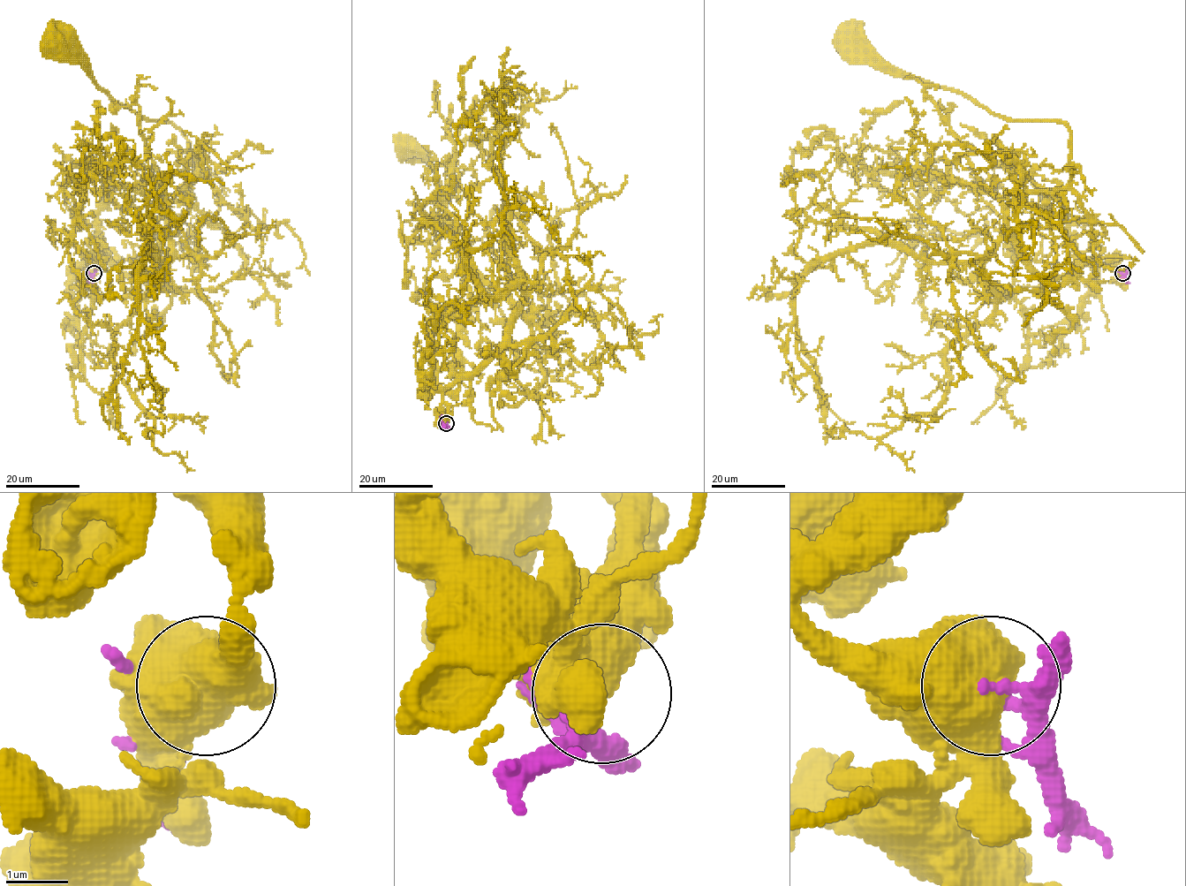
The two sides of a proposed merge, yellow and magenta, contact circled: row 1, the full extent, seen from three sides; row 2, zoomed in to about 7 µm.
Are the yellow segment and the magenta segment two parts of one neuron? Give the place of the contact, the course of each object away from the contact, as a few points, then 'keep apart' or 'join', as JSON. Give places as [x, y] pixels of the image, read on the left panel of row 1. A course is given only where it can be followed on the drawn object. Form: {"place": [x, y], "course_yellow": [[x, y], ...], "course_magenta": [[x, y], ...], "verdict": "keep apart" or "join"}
{"place": [94, 273], "course_yellow": [[94, 273], [93, 260], [154, 270], [167, 207], [191, 182], [189, 140], [53, 49]], "course_magenta": [[94, 273], [88, 283]], "verdict": "keep apart"}

